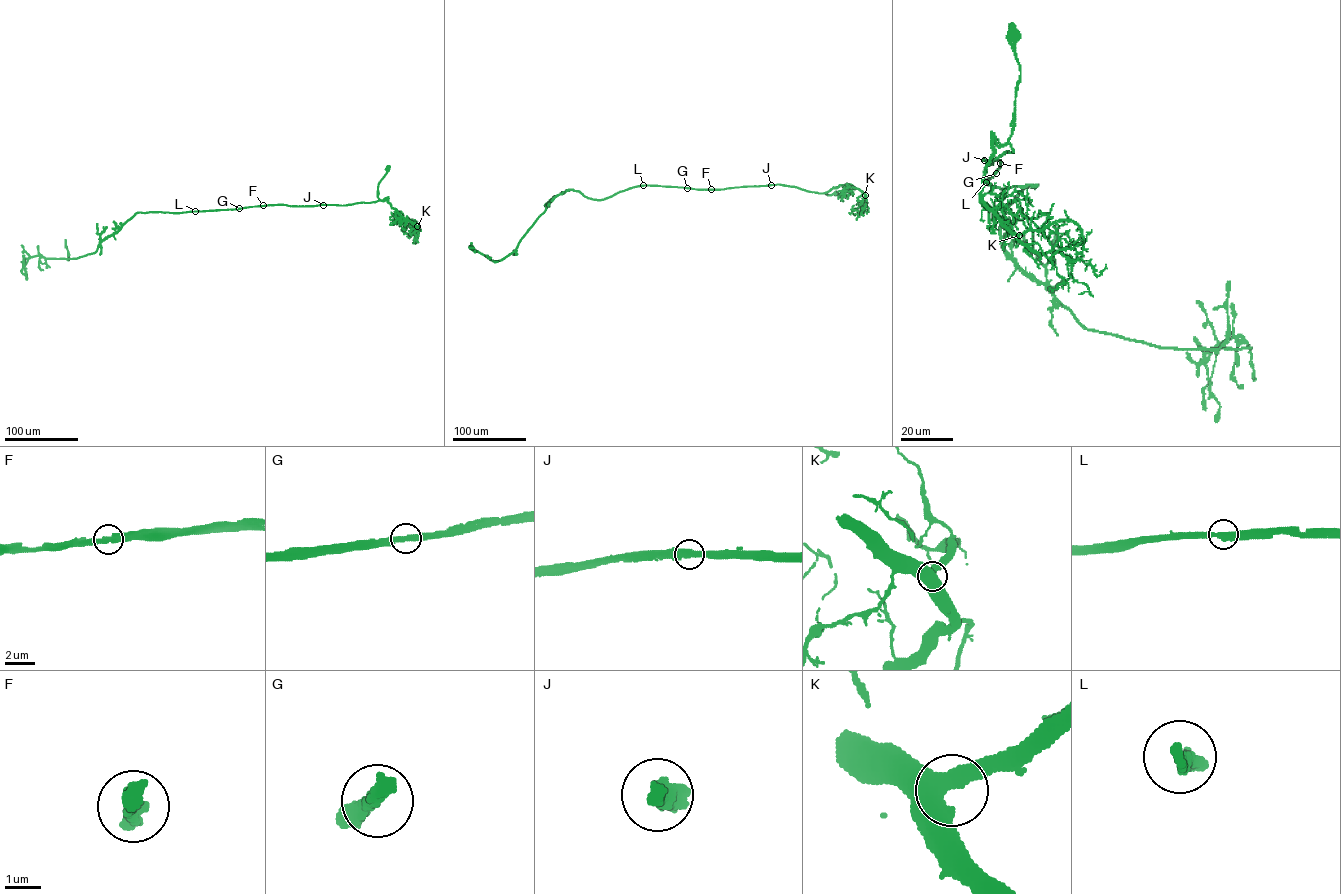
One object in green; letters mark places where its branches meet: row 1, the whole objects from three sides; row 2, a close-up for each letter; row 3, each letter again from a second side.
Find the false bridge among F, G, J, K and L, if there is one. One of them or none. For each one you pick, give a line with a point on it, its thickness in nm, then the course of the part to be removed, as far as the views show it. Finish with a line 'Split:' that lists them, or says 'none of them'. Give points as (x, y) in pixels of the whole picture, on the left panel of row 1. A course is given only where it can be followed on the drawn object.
Split: none of them

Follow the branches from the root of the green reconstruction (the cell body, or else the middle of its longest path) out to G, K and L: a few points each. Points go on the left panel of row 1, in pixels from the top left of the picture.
G: (387, 169), (378, 185), (379, 200), (375, 202), (239, 208)
K: (387, 169), (378, 185), (378, 198), (384, 200), (387, 198), (392, 207), (417, 226)
L: (387, 169), (378, 185), (379, 200), (375, 202), (195, 211)

